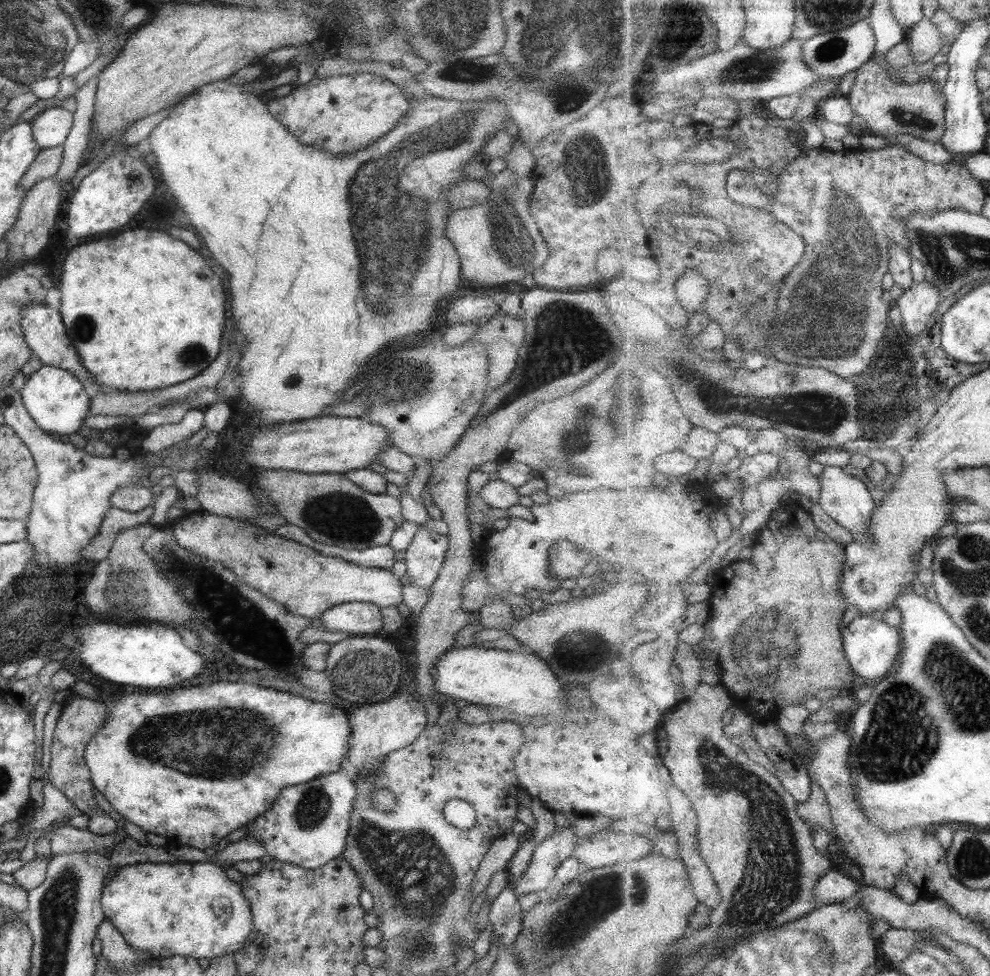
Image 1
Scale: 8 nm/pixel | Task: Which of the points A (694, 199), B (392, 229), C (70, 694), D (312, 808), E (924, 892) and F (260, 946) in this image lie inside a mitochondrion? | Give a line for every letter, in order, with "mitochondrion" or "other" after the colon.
A: mitochondrion
B: mitochondrion
C: other
D: mitochondrion
E: other
F: other

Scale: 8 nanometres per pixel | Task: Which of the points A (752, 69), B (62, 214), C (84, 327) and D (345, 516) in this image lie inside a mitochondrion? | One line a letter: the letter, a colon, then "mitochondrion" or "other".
A: mitochondrion
B: other
C: mitochondrion
D: mitochondrion

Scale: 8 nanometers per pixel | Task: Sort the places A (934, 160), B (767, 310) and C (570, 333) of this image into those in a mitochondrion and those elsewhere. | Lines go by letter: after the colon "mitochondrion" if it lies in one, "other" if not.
A: other
B: mitochondrion
C: mitochondrion

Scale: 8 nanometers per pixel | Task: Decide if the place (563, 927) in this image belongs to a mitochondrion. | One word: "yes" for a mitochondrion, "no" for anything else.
yes

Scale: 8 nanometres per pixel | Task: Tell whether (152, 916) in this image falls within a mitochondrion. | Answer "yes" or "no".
no

